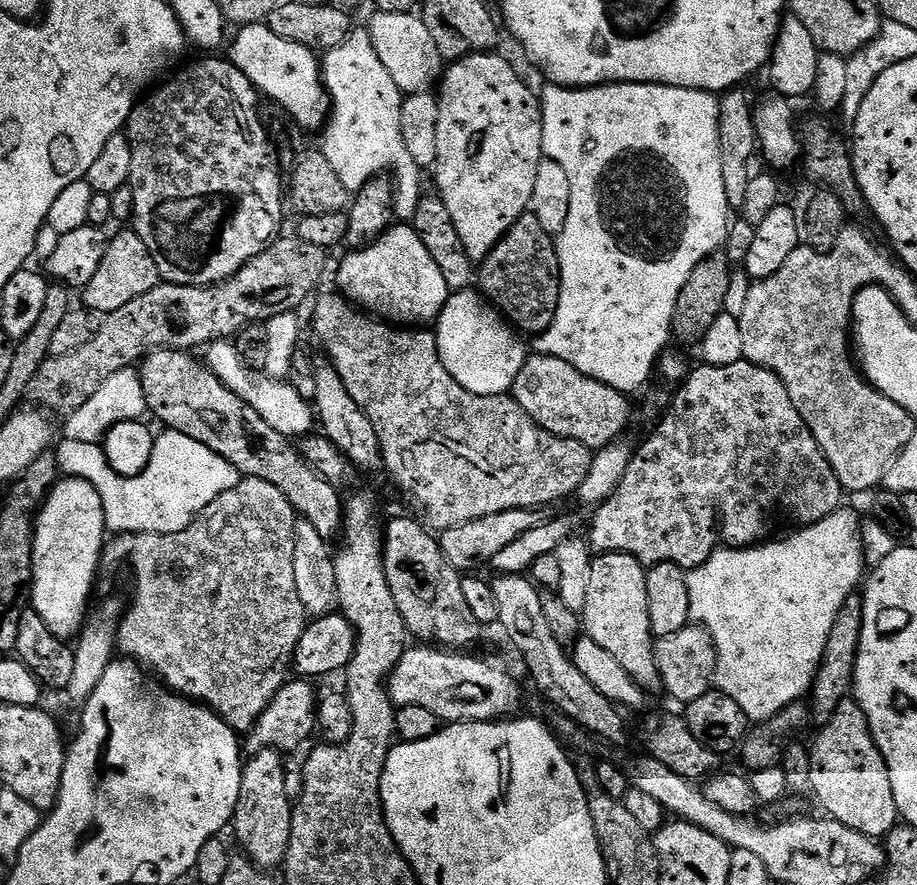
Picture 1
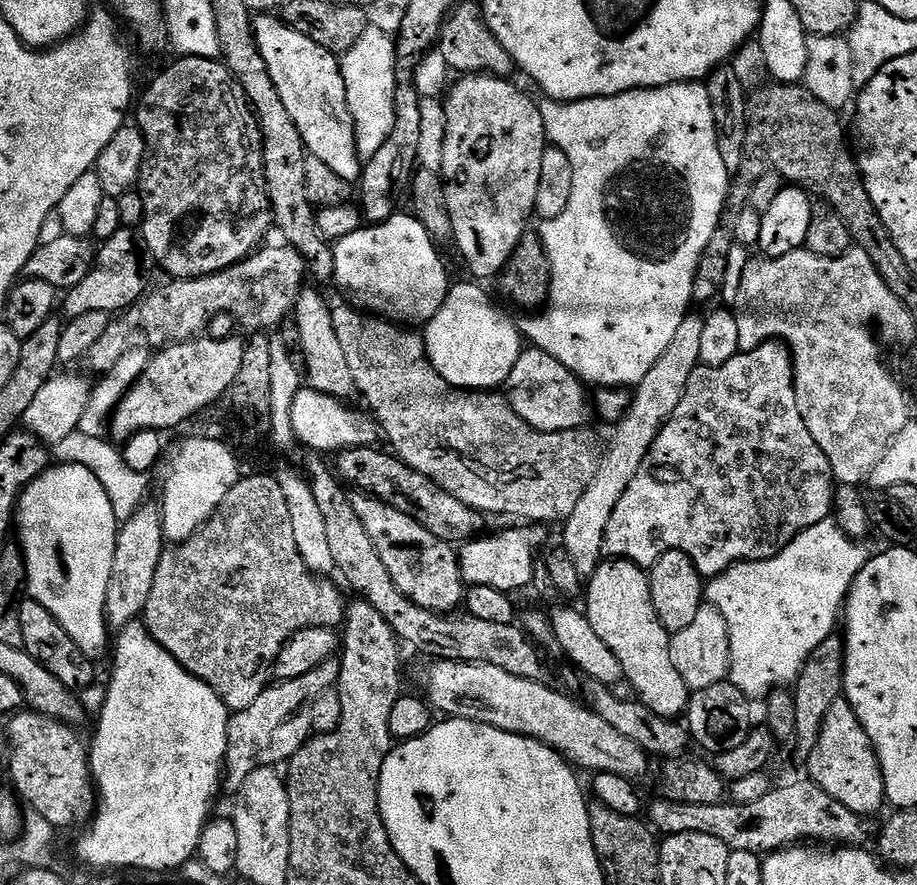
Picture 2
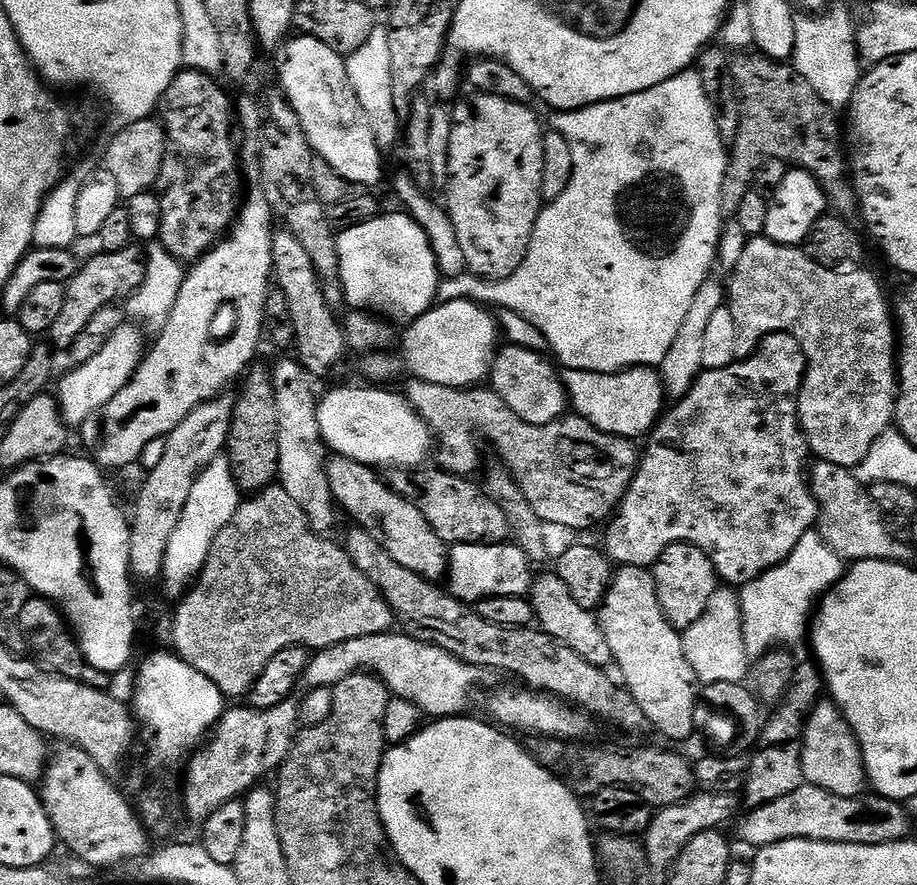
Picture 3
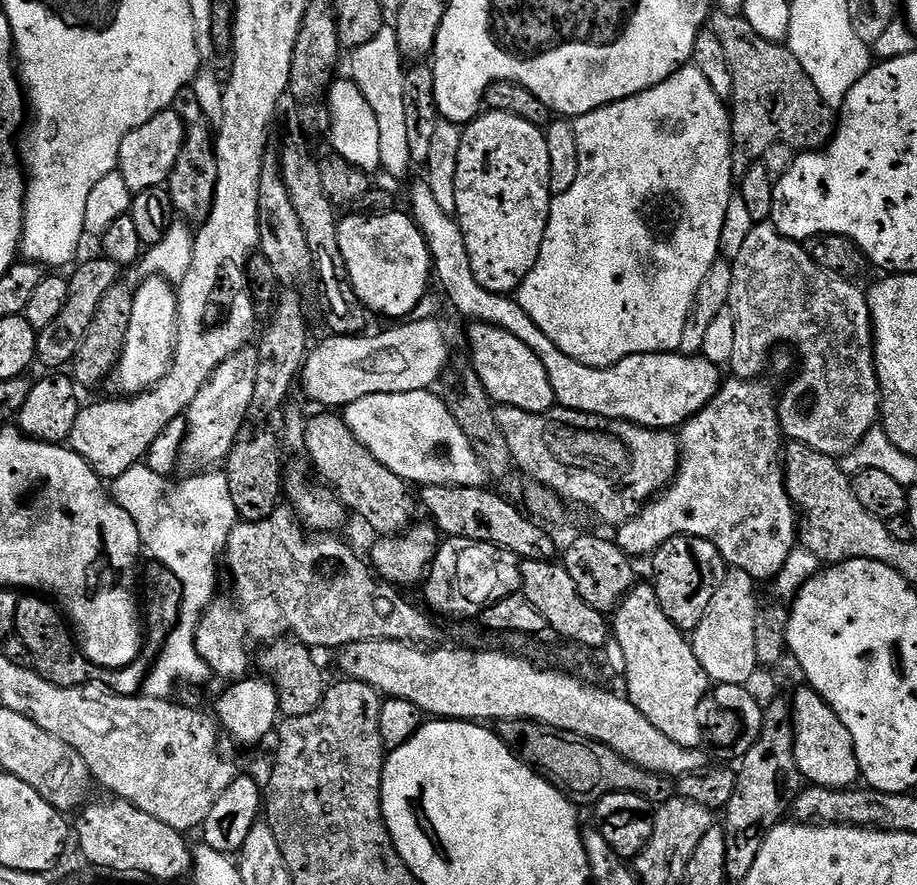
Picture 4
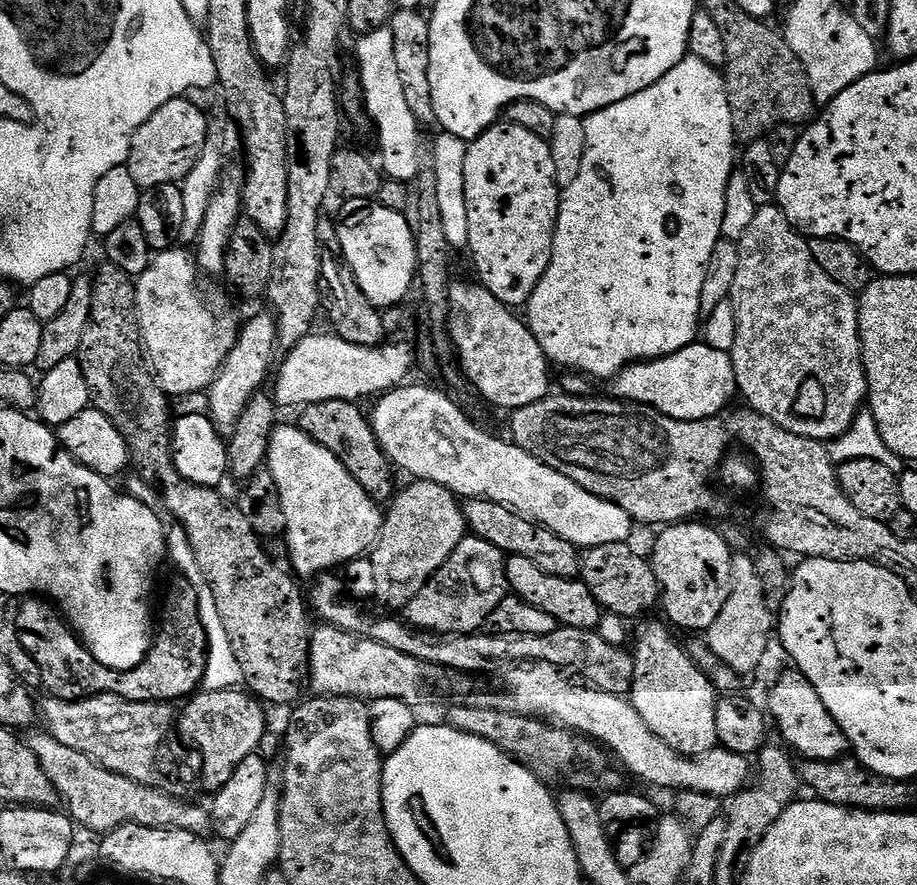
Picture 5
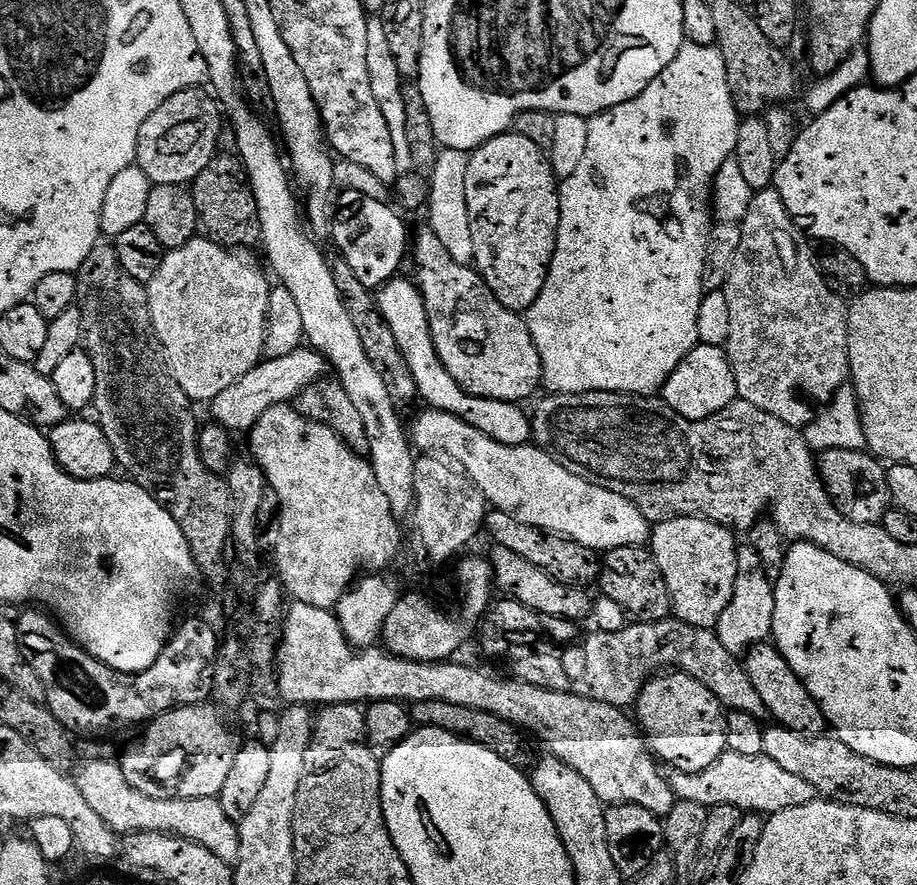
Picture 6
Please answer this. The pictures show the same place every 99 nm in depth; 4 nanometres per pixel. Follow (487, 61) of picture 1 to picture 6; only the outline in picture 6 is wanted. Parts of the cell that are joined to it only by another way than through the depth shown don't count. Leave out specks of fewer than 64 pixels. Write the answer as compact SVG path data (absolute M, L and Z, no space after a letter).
M515 134L496 136L486 141L468 157L466 206L470 209L476 271L502 306L512 312L527 313L528 308L534 306L538 294L542 294L542 286L546 286L560 221L560 190L545 149Z

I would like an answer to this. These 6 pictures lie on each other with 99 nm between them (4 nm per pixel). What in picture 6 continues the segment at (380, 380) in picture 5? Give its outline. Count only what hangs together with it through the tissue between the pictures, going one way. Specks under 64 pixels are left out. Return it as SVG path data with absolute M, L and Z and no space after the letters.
M308 346L294 350L294 354L286 354L286 358L265 358L254 370L250 370L250 374L242 374L242 378L238 378L234 386L226 386L226 390L222 390L218 398L210 401L211 419L233 433L247 433L256 424L256 420L266 414L266 410L295 401L297 394L306 390L306 386L310 386L315 380L321 379L325 372L324 357Z

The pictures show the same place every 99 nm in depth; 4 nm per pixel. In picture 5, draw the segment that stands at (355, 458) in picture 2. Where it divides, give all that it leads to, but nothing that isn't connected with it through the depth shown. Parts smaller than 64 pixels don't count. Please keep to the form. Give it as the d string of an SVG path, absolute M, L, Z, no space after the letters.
M468 498L463 501L462 507L471 535L490 542L490 546L498 546L498 550L502 550L508 556L530 558L530 562L534 562L538 570L546 570L546 574L554 574L554 578L574 580L579 577L581 549L566 542L566 538L558 538L558 534L554 534L548 528L522 518L517 512L493 500Z

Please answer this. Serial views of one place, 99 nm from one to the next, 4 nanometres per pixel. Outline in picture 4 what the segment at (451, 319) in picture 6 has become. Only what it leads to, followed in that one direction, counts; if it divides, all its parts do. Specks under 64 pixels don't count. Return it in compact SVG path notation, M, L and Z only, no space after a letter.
M473 323L468 332L470 359L482 386L497 405L517 408L527 412L548 412L556 404L553 387L546 376L546 369L537 354L525 342L520 342L514 334L496 325Z

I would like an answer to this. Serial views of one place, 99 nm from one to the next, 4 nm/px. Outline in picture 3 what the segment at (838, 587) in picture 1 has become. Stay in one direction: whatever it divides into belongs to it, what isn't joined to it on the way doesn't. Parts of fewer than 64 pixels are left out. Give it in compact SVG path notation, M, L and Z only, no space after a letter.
M813 530L802 534L802 542L794 546L790 558L776 568L754 578L739 589L742 610L742 634L749 657L759 658L781 646L793 646L805 639L818 601L833 588L846 571L845 561Z

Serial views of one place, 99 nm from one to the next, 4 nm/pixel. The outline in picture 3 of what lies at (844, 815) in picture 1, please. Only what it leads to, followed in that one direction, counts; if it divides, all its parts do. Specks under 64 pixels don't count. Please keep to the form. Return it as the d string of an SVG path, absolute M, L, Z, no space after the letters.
M831 698L817 700L805 719L802 774L807 783L822 786L822 790L830 790L830 794L842 794L842 798L863 796L869 787L868 771L864 769L864 755L858 738Z

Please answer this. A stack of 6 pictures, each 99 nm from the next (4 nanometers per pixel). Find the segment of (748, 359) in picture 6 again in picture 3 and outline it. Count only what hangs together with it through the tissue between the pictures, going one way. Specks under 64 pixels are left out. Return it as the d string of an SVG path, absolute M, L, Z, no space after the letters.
M754 236L746 242L746 250L742 250L742 259L730 274L726 284L726 306L734 314L734 322L738 326L738 338L741 345L755 346L765 336L775 332L794 334L798 342L802 342L802 350L808 356L808 372L804 375L804 384L800 387L800 425L808 438L808 447L813 457L834 462L834 466L854 469L870 454L870 446L878 442L878 438L887 428L893 427L896 419L896 398L898 395L898 328L894 323L894 312L890 300L884 297L884 288L876 281L872 272L867 272L864 266L856 266L851 270L841 270L836 266L820 264L813 260L803 247L790 244L779 244L769 240L767 236Z

